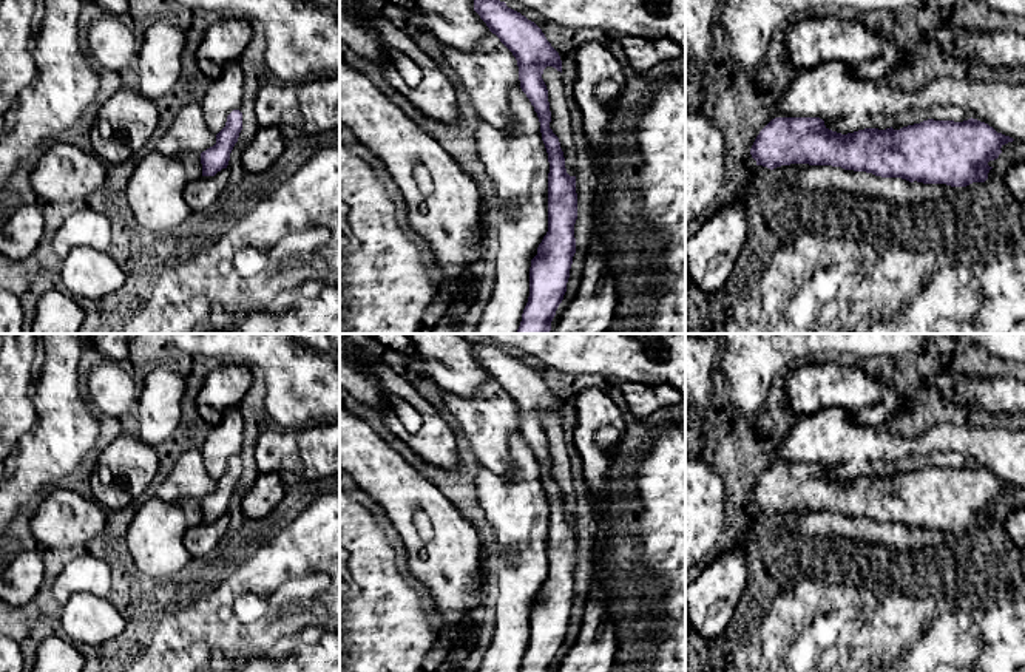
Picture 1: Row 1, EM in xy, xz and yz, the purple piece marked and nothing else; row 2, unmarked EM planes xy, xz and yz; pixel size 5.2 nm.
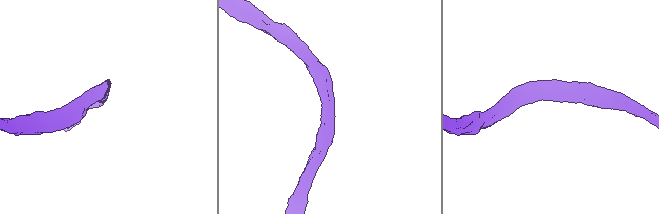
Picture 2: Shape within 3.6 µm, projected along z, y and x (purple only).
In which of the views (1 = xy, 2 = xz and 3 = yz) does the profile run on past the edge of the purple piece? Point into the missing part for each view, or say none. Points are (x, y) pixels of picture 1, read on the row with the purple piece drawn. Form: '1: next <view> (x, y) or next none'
1: next none
2: next none
3: next none

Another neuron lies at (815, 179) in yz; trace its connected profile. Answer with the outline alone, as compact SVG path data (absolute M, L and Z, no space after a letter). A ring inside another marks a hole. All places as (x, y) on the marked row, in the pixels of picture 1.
M809 165L795 173L792 184L809 196L824 192L846 193L881 199L905 209L915 204L940 205L954 198L952 187L946 184L909 182L902 178L881 178L832 165Z

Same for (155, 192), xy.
M196 151L147 153L136 162L125 188L134 221L148 230L181 226L191 215L184 188L201 176L201 154Z

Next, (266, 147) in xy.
M276 127L259 128L244 148L242 165L255 178L264 178L289 144L290 139L282 130Z

